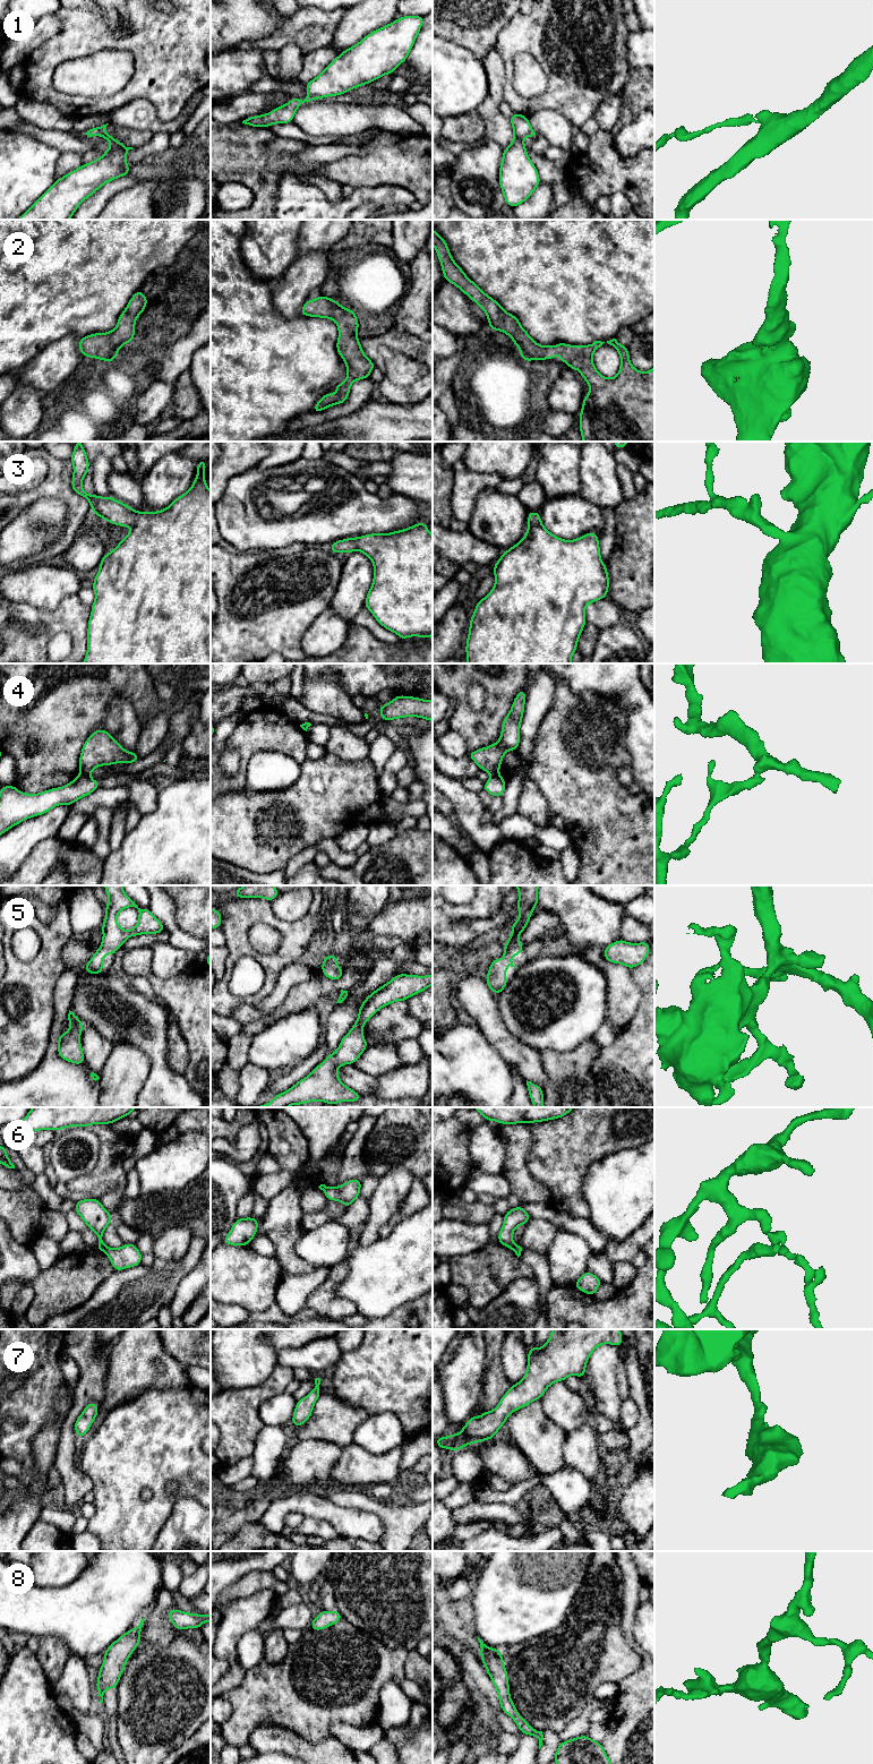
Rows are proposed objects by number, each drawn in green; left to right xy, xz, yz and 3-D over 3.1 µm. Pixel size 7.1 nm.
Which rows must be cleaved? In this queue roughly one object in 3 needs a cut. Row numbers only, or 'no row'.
1, 4, 6

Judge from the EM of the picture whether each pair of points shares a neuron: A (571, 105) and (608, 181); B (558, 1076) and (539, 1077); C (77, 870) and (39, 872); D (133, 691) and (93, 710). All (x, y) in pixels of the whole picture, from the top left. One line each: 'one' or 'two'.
A: two
B: two
C: one
D: one

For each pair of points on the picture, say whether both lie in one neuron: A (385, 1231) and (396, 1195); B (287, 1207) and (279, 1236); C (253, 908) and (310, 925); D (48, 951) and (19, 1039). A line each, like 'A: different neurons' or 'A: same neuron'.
A: different neurons
B: different neurons
C: same neuron
D: same neuron

